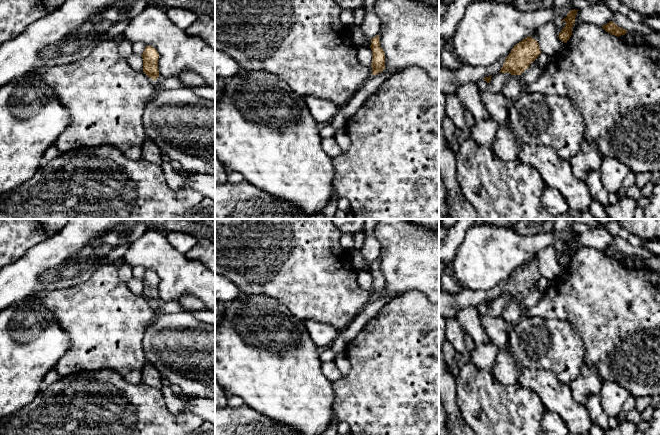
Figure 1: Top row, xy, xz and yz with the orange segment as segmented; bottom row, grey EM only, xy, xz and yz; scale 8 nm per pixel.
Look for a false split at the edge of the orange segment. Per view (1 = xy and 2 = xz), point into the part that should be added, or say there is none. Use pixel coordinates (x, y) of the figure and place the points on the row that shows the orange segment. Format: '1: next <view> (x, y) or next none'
1: next none
2: next none

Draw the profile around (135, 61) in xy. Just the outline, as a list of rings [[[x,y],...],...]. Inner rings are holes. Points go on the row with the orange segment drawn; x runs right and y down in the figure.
[[[133,53],[128,59],[127,62],[131,68],[136,71],[143,72],[143,58],[140,55]]]

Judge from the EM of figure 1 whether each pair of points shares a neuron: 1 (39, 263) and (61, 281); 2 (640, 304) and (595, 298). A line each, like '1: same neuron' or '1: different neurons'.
1: same neuron
2: same neuron

